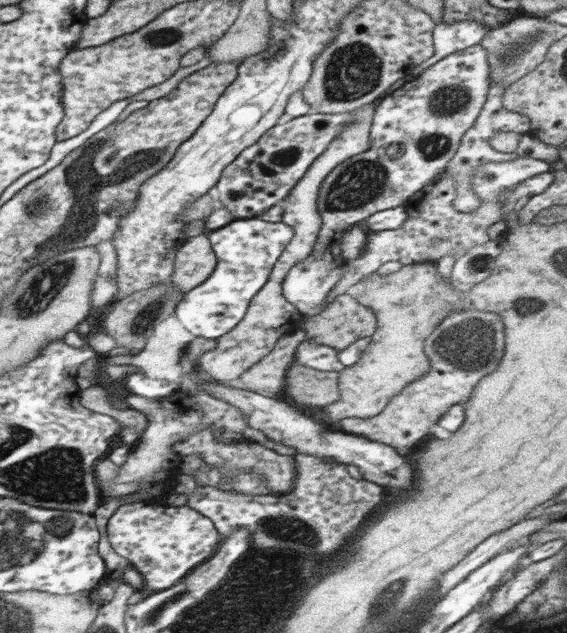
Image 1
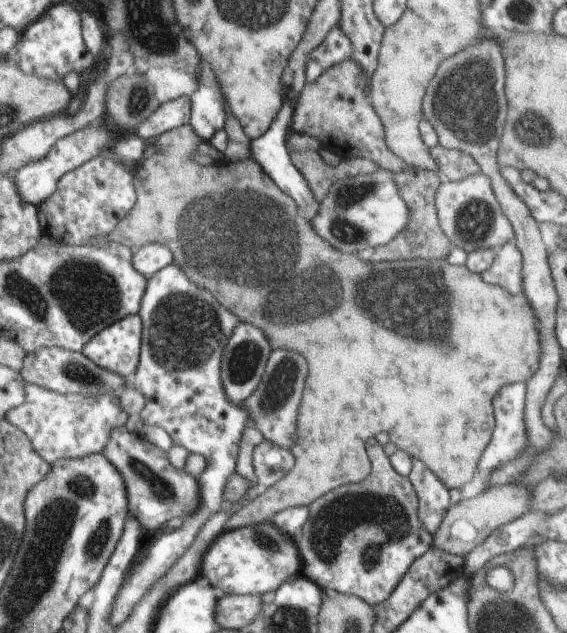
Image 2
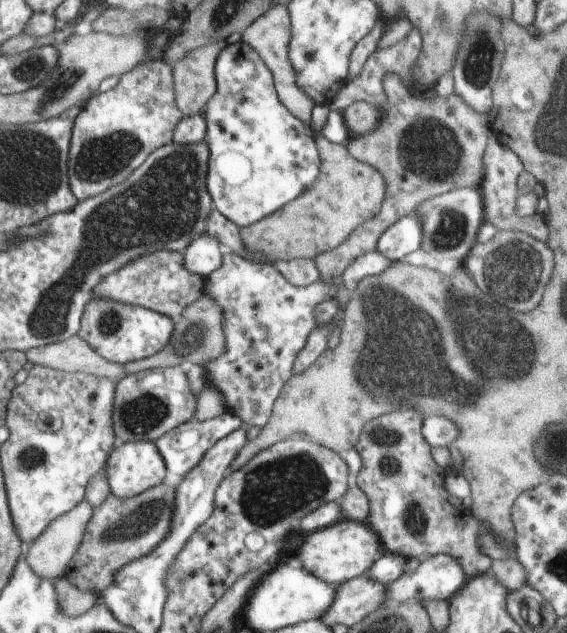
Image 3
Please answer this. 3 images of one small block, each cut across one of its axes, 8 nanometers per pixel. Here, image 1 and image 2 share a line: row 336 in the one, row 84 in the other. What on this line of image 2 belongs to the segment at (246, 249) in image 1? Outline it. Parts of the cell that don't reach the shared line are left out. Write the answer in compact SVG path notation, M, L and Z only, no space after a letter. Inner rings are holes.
M203 62L201 80L197 82L197 92L193 98L193 118L191 126L199 134L203 142L209 142L219 130L227 128L229 104L225 96L225 88L219 82L221 74L211 66L211 62Z

